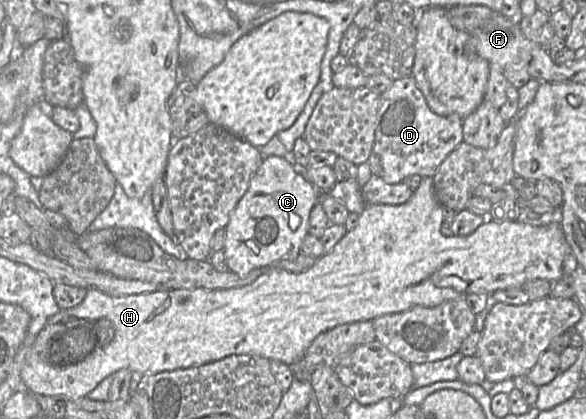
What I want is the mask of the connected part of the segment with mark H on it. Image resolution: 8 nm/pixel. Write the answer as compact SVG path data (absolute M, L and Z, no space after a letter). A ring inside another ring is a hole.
M427 176L423 177L411 198L403 204L366 205L362 213L359 214L357 226L348 231L329 252L319 257L308 270L303 272L289 272L283 268L272 267L259 275L252 283L229 289L158 289L152 292L125 296L112 296L96 289L87 289L86 296L80 304L71 308L60 309L48 319L37 335L21 370L22 388L33 394L66 397L76 400L86 397L104 378L110 374L115 374L123 368L142 374L155 374L163 371L201 366L232 354L255 354L269 360L278 360L291 366L303 359L309 345L320 333L338 325L374 320L381 315L402 312L414 306L434 307L444 301L465 299L466 296L472 293L491 294L496 290L516 287L534 279L556 282L563 277L563 260L570 251L570 247L558 220L553 220L547 225L542 226L517 220L497 223L492 220L488 213L483 215L483 224L473 233L467 236L452 235L446 237L441 233L443 213L444 208L435 196L433 177Z

